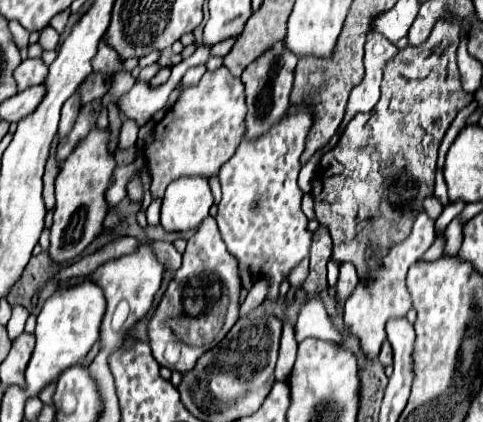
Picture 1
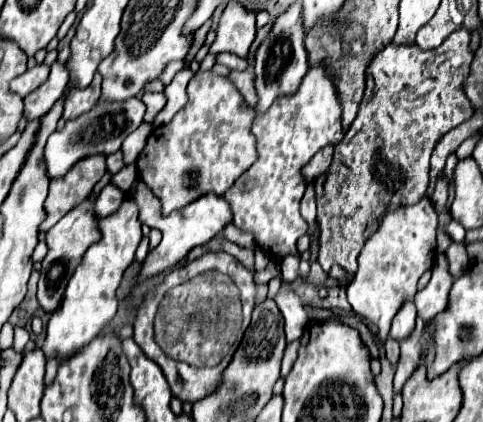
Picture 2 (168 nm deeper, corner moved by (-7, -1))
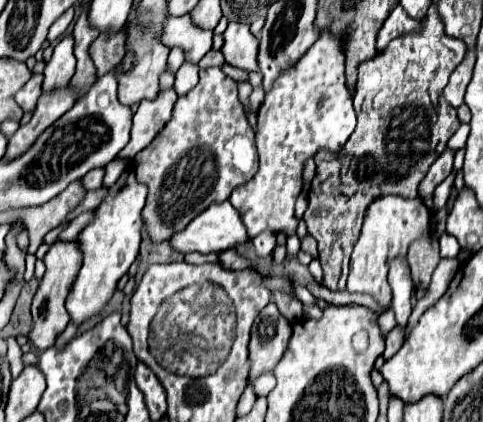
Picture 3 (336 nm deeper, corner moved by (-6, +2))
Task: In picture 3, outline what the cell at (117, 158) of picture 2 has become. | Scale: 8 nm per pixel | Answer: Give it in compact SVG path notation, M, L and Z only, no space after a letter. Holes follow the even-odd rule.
M95 170L95 172L89 172L89 174L81 180L81 186L83 186L87 192L89 192L89 190L95 190L95 188L101 188L103 174L105 174L105 170Z

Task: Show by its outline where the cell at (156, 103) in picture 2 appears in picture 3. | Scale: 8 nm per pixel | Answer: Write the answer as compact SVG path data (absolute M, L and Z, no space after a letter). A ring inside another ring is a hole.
M175 88L161 90L157 100L151 100L151 102L143 100L143 104L139 104L133 116L131 140L115 158L125 160L127 164L133 162L133 156L137 156L143 148L147 148L151 140L161 132L161 128L171 120L175 100L177 100Z

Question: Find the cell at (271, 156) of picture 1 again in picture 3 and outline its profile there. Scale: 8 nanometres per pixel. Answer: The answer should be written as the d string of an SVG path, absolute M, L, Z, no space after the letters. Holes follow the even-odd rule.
M323 30L321 36L315 40L315 44L301 56L291 68L287 68L271 86L269 92L265 92L265 100L259 108L259 120L257 120L257 150L259 150L259 170L257 174L243 186L235 188L229 202L239 210L243 224L251 238L255 238L263 230L271 232L285 232L287 236L295 234L297 230L297 218L295 218L295 200L301 192L303 180L301 170L303 164L315 156L317 150L327 148L337 152L343 148L343 144L349 140L349 136L355 130L355 110L353 110L353 92L347 88L345 82L345 42L341 38L335 38L329 30Z

